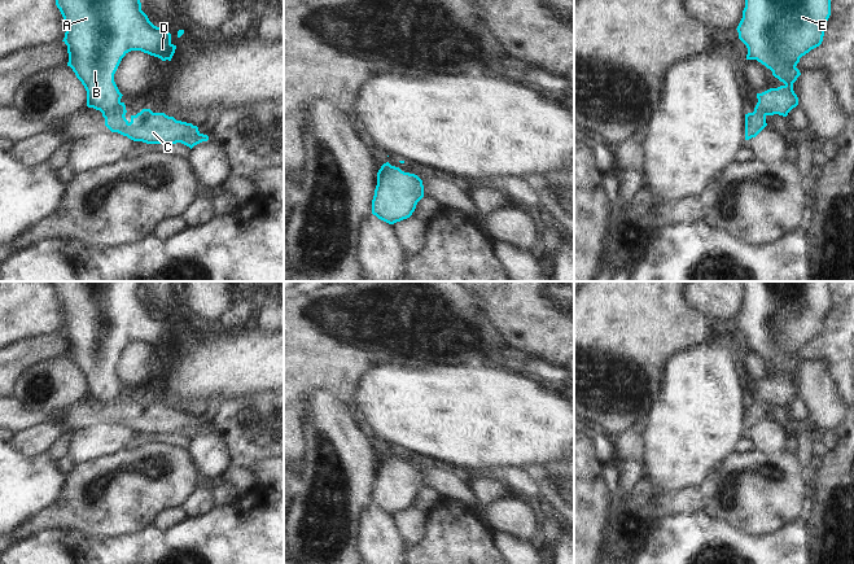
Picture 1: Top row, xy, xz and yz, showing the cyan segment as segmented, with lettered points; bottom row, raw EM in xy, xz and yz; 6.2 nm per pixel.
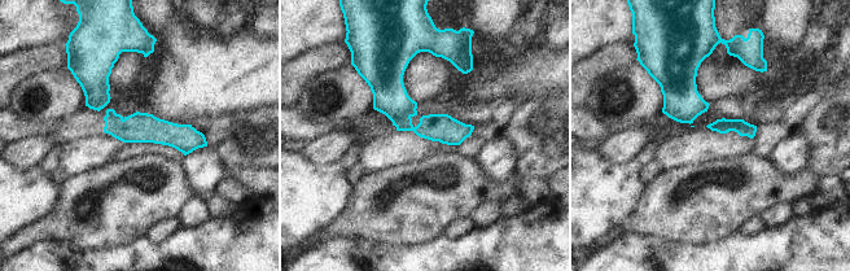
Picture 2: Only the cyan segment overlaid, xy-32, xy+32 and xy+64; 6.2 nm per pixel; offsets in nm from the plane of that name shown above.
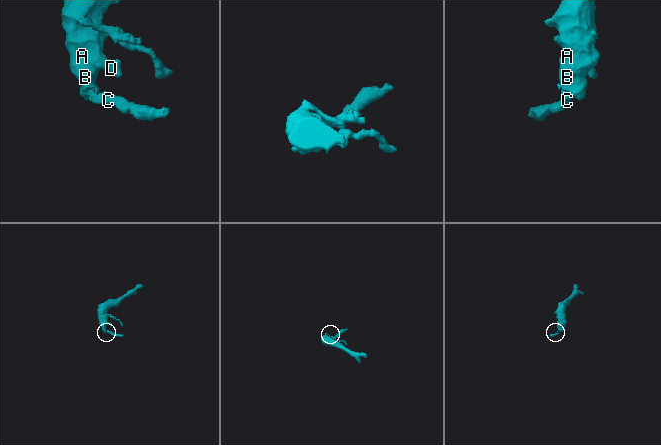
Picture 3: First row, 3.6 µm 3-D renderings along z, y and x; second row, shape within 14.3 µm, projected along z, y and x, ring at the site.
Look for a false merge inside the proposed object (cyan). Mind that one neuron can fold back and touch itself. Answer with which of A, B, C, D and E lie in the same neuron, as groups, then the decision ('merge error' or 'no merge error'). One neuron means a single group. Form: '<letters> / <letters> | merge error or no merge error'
A B D E / C | merge error

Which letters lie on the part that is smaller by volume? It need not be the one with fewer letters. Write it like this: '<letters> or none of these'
C

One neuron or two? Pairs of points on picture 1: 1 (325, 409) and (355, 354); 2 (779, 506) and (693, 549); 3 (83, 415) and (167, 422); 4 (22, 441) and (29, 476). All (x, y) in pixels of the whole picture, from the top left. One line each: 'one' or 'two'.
1: two
2: two
3: one
4: two

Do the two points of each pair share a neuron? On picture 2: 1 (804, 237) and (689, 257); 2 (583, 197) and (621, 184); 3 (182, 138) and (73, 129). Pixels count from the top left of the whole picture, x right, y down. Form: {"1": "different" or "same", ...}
{"1": "same", "2": "same", "3": "same"}

